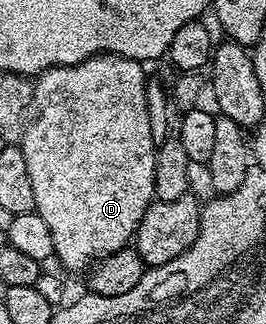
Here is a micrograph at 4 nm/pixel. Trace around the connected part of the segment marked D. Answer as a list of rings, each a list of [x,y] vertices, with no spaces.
[[[103,53],[93,55],[91,59],[85,59],[71,67],[50,67],[33,80],[32,118],[23,133],[20,146],[24,153],[24,162],[28,165],[28,178],[32,181],[32,194],[36,196],[34,209],[40,217],[44,217],[49,231],[52,232],[53,258],[55,260],[59,259],[70,271],[84,270],[83,272],[85,272],[87,268],[106,255],[116,253],[120,248],[127,246],[133,240],[144,213],[149,209],[151,203],[155,202],[154,174],[156,173],[156,157],[154,153],[156,146],[152,139],[152,130],[148,121],[148,109],[145,101],[148,73],[142,67],[145,66],[137,59]]]

